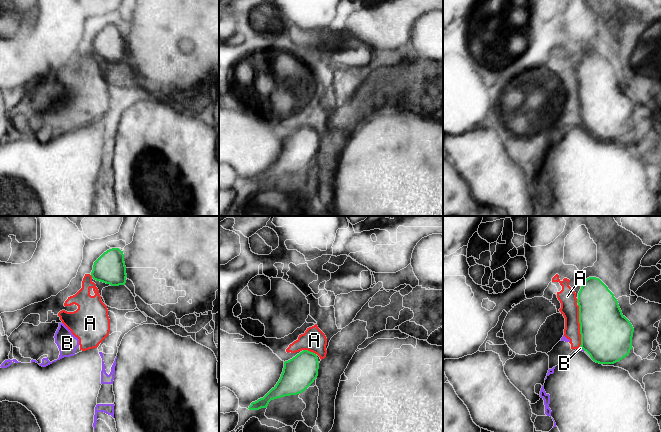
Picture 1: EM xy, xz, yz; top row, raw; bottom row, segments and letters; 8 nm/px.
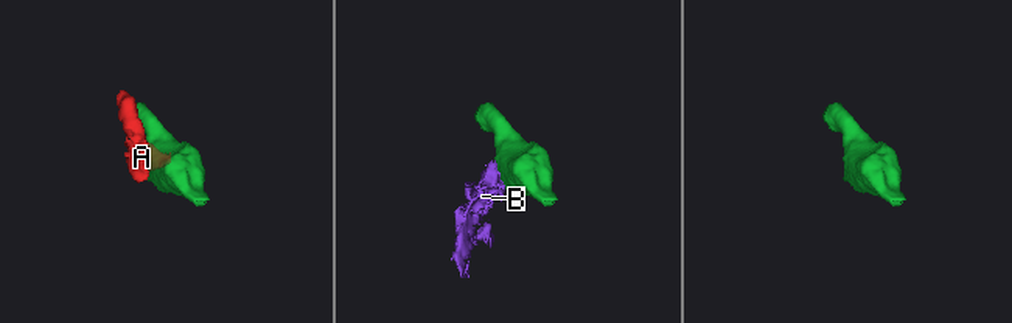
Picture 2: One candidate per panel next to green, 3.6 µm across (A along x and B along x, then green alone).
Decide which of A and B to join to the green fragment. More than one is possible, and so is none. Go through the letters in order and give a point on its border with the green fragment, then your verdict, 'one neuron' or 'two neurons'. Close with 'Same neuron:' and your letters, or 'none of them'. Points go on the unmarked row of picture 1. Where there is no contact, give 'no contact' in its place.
A: yz (580, 102) | two neurons
B: yz (582, 124) | two neurons
Same neuron: none of them

